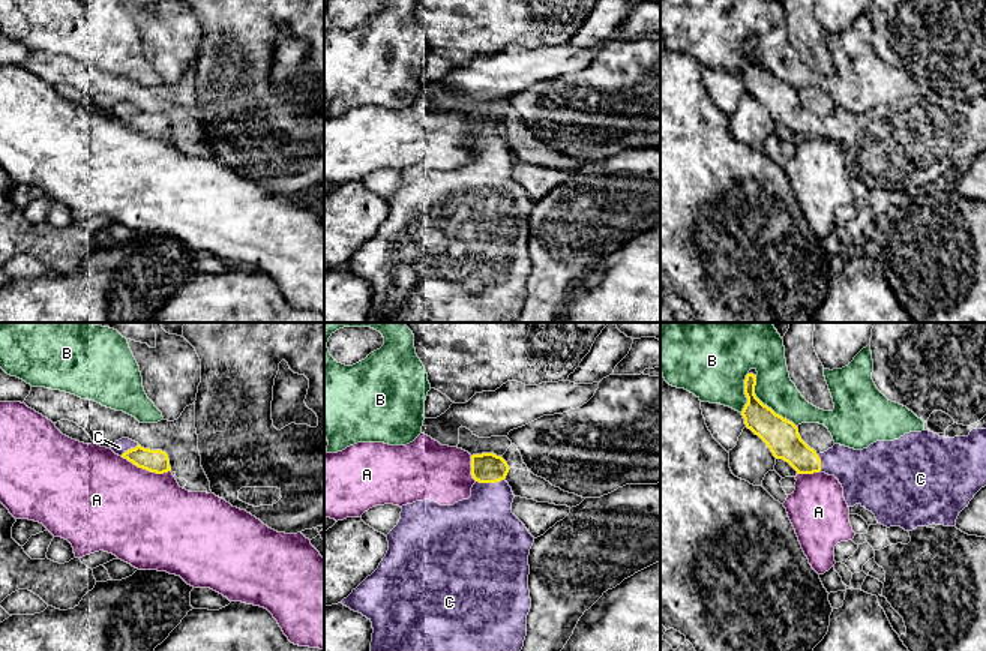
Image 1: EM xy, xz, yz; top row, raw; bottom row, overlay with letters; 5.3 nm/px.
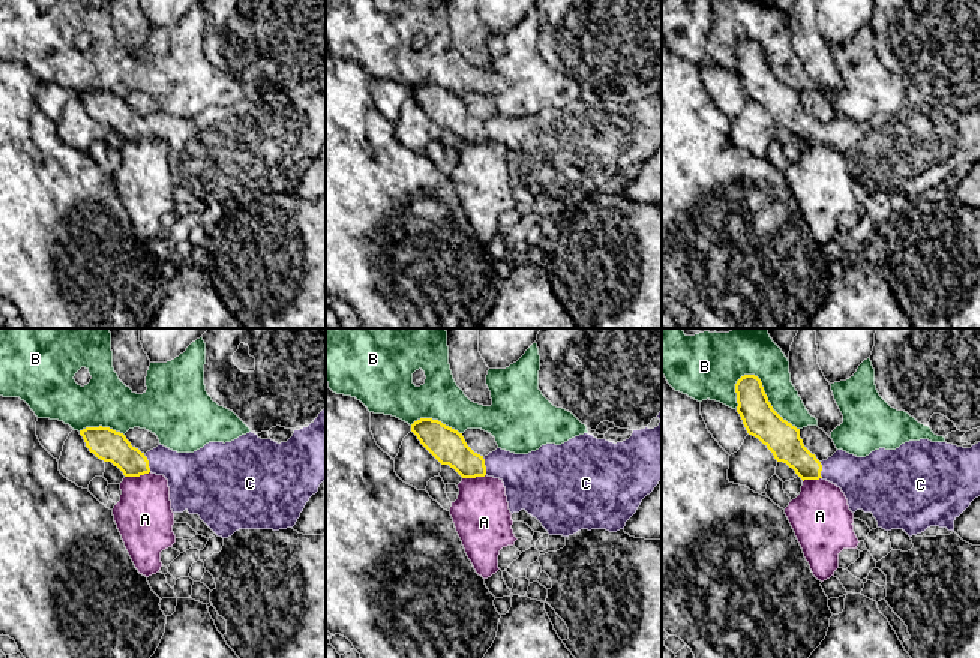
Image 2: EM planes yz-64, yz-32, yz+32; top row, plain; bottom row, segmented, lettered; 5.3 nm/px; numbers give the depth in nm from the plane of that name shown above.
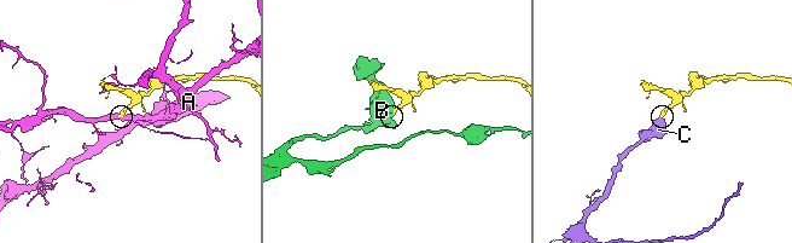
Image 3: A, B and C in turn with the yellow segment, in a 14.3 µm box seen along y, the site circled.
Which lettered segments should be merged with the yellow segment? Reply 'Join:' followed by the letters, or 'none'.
Join: C

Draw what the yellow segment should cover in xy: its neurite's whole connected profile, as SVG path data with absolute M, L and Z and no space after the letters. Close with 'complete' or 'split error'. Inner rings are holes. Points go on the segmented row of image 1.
M122 438L111 446L111 450L150 472L164 474L171 471L168 454L162 450L150 450L141 447L138 442Z; split error

